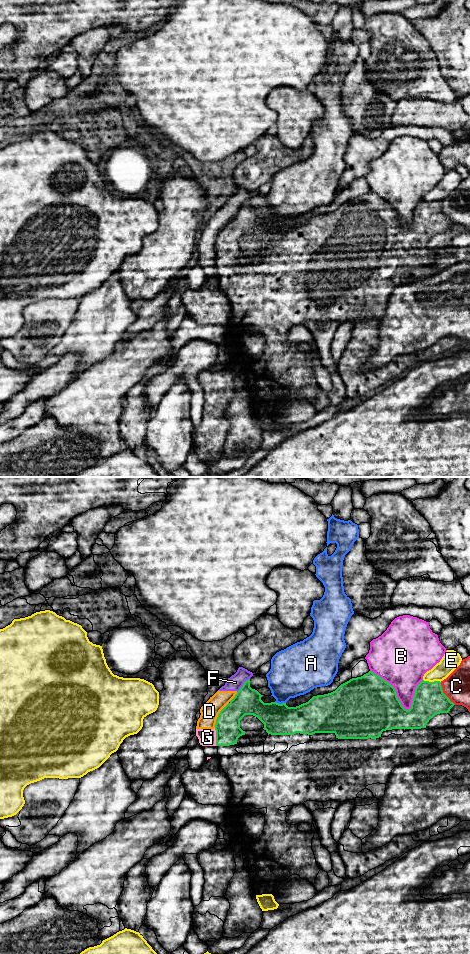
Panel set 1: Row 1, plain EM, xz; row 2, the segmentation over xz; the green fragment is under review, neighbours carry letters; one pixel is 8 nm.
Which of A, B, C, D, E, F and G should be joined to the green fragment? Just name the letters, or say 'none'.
none

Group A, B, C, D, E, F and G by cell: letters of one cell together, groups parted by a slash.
A / B / C / D F G / E

